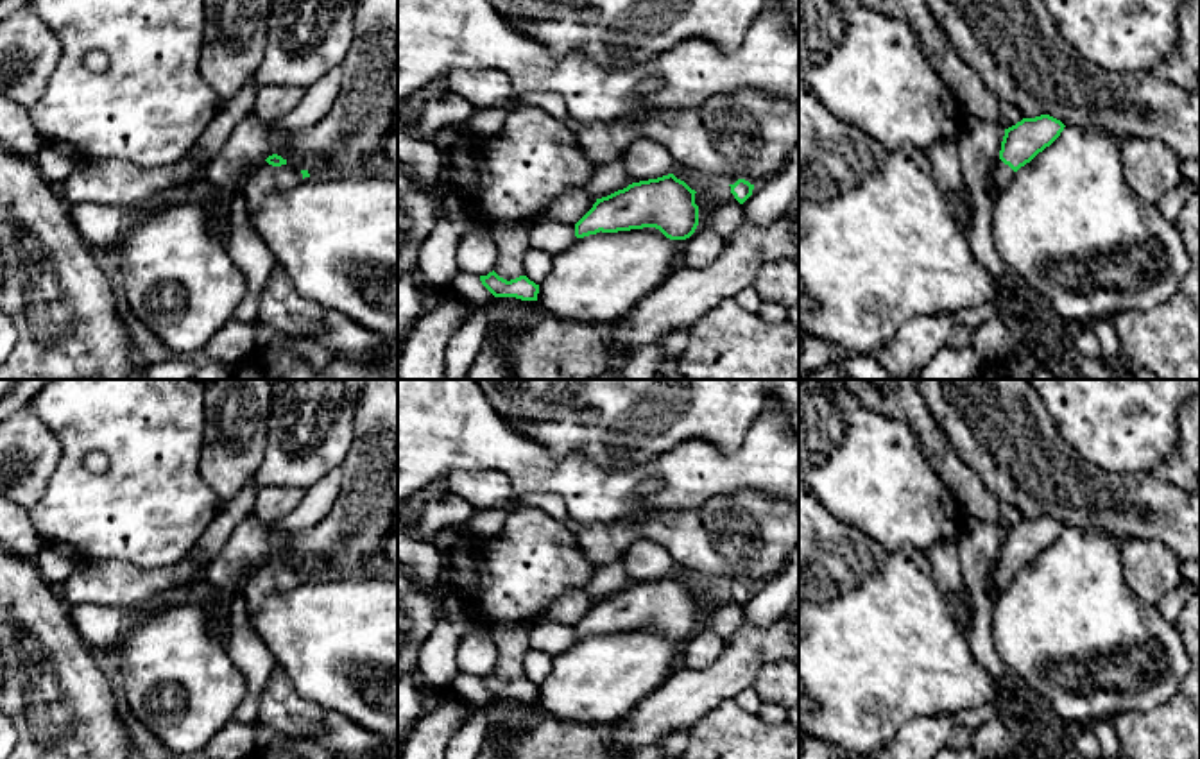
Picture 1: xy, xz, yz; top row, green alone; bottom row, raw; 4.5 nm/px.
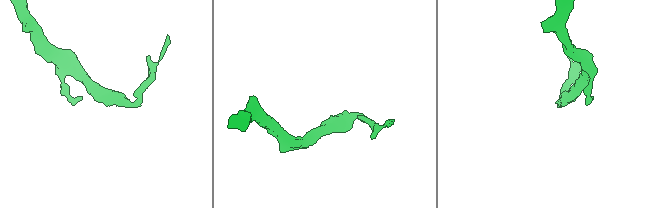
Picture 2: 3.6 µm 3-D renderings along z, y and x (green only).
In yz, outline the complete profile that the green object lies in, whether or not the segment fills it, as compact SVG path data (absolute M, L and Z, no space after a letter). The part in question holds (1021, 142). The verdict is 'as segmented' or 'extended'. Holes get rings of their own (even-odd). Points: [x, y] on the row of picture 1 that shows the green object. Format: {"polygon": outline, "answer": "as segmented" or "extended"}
{"polygon": "M1041 115L1035 118L1023 118L1016 125L1005 129L999 159L990 174L989 193L996 195L1007 188L1016 172L1050 147L1064 127L1060 120Z", "answer": "extended"}

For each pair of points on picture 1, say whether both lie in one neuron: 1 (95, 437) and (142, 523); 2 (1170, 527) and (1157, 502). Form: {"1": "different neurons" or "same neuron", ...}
{"1": "same neuron", "2": "same neuron"}

